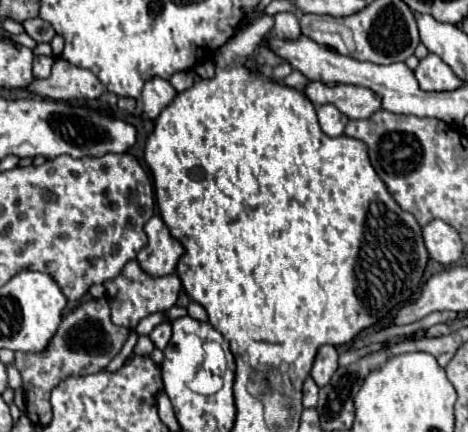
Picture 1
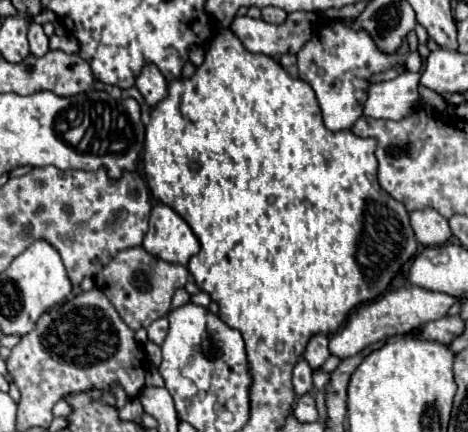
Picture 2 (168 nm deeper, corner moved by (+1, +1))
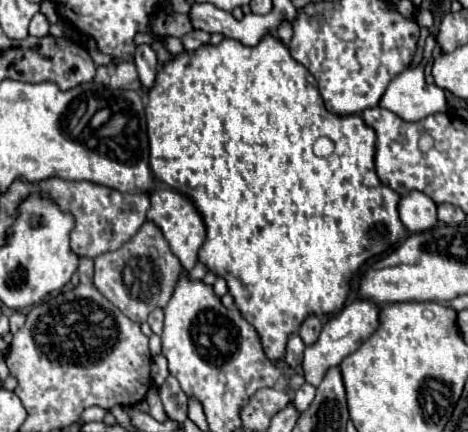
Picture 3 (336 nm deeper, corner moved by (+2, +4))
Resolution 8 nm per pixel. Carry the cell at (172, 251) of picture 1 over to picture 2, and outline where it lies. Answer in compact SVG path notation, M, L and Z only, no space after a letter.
M156 203L152 207L152 215L150 215L150 227L148 233L144 237L144 249L168 263L178 263L178 265L188 265L190 257L194 257L200 251L200 241L196 235L192 235L190 225L168 205L164 203Z

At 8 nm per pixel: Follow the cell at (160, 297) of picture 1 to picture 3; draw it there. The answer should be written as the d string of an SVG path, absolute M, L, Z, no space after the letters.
M145 222L139 232L125 242L119 250L107 252L95 258L95 286L97 290L113 302L127 318L137 324L143 324L147 316L155 308L165 308L173 290L175 282L181 278L183 266L177 256L169 250L165 238L161 236L159 228L153 222Z

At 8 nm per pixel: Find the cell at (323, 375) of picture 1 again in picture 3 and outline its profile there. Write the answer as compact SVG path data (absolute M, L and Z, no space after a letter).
M309 316L303 324L301 324L301 330L299 330L299 336L301 340L305 342L305 346L311 346L311 342L315 342L315 338L319 338L319 330L323 328L321 324L321 318L317 316Z

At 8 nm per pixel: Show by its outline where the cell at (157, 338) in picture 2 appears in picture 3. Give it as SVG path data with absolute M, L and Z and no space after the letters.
M153 310L153 312L149 314L147 322L149 322L151 330L153 330L153 332L159 336L159 334L163 332L163 310Z

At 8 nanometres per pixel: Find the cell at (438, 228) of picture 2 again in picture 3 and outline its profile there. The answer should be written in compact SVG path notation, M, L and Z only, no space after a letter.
M409 192L399 202L401 222L409 232L423 232L437 226L437 204L423 192Z

